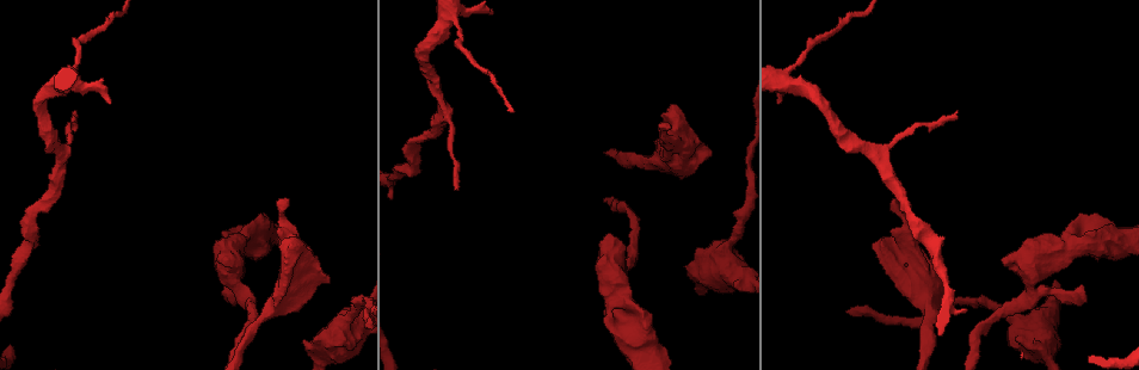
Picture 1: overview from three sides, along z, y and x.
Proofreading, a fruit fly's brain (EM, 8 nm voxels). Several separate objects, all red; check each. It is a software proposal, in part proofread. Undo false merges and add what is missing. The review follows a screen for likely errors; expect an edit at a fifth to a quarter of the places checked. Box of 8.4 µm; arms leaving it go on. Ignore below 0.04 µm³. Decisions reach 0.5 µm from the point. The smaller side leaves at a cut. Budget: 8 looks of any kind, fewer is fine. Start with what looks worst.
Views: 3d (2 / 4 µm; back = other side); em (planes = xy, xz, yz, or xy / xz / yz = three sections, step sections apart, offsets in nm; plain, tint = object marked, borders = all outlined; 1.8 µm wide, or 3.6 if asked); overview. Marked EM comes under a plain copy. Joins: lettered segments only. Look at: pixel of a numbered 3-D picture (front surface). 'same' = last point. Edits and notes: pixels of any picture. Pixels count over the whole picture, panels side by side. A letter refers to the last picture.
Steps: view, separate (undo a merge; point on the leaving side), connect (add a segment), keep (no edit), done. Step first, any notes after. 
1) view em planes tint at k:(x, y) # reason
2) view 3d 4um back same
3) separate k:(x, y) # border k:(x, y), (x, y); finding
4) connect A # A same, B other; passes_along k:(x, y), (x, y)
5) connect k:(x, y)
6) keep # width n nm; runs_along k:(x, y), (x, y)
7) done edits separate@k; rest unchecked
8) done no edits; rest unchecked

view em planes borders at 1:(895, 199) # an open end

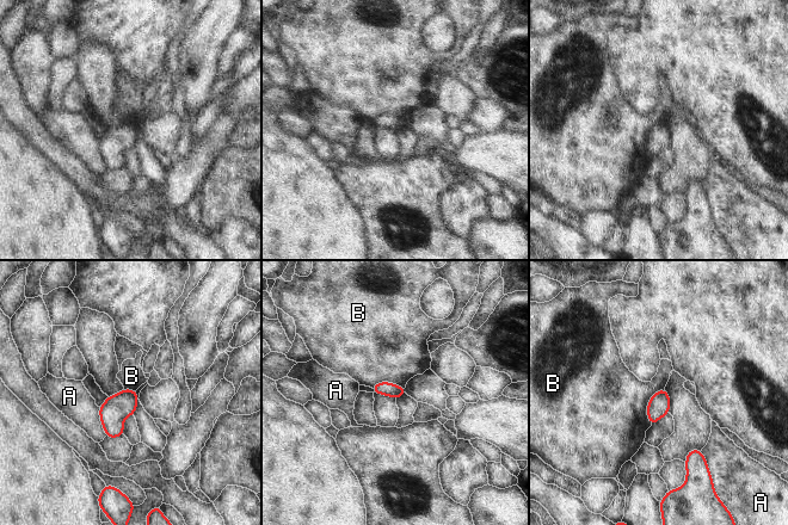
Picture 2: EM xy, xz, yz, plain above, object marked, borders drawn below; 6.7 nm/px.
keep # A other, B other; border 2:(664, 388), (648, 401), (650, 425); no lettered segment goes on from it

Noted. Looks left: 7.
view em planes borders at 1:(110, 104) # free end

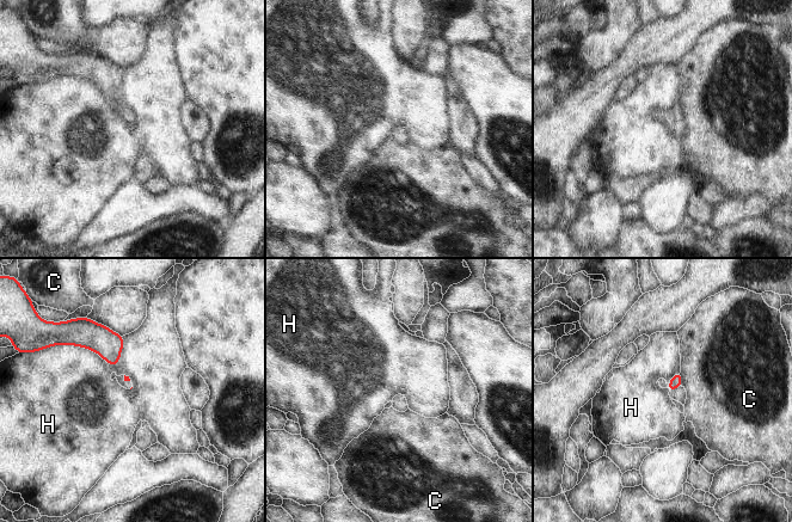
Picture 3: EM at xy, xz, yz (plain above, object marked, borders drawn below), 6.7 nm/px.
keep # C other, H other; border 3:(123, 336), (116, 366), (65, 343); none of them fits

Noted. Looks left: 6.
view 3d 4um at 1:(286, 276) # stops while still wide

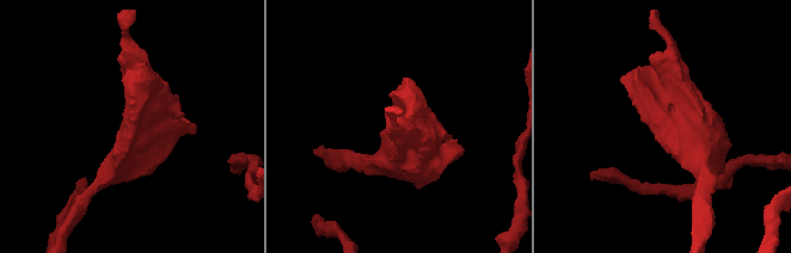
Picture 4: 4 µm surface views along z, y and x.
view em xy step 4 borders at 4:(649, 126) # shape alone is not enough

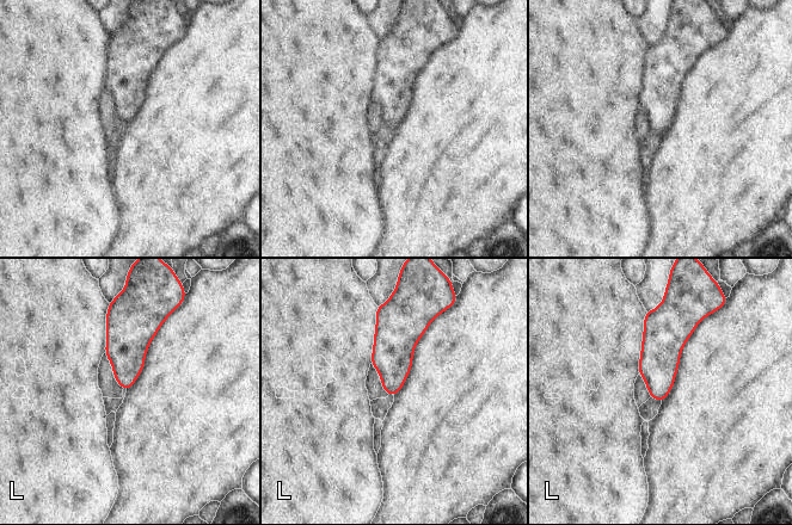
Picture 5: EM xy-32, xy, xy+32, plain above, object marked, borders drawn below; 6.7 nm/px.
view em planes borders same

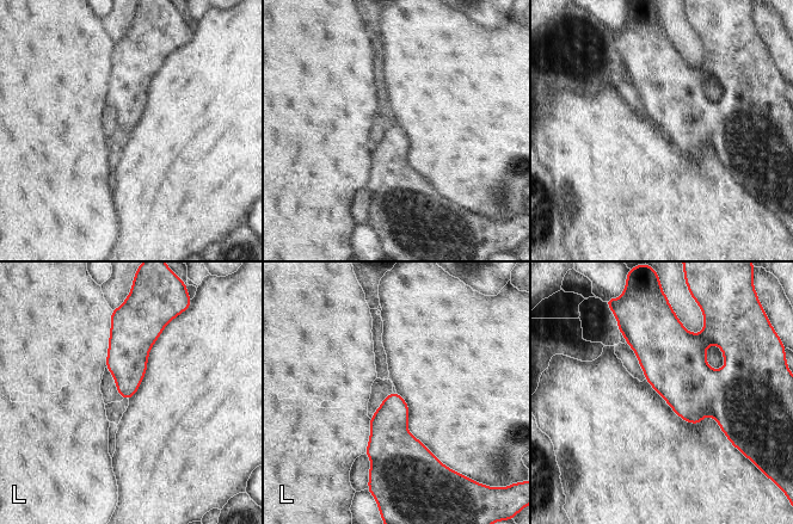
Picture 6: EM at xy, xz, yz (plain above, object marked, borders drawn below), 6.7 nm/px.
keep # L other; border 6:(111, 314), (111, 333), (105, 367); no lettered segment goes on from it

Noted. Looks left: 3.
view 3d 4um at 1:(76, 113) # tapers out

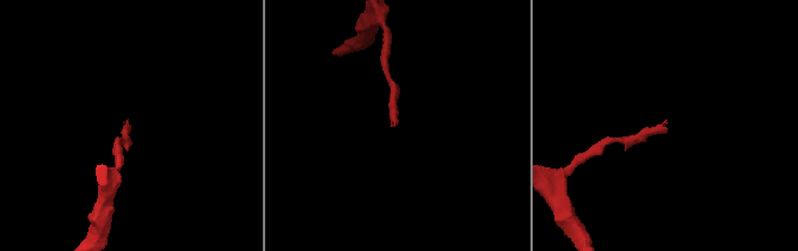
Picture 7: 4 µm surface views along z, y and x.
view em planes borders at 7:(397, 124) # need the tissue

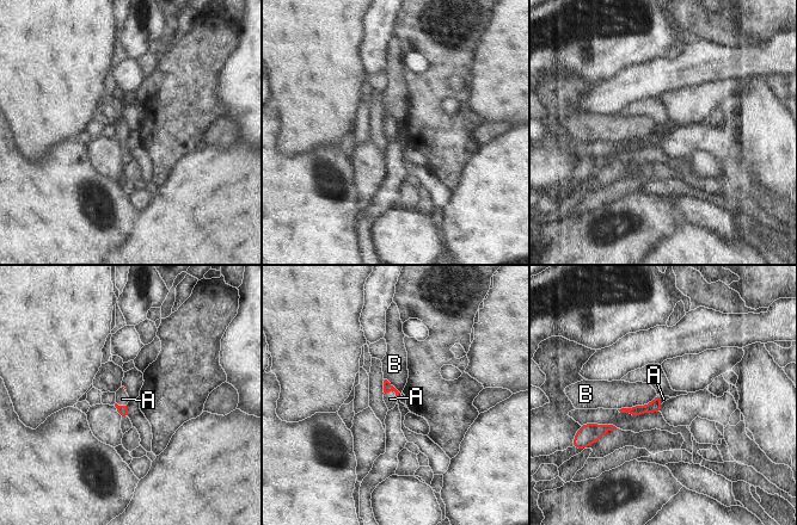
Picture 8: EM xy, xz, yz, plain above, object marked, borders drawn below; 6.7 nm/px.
connect A # A same, B other; passes_along 8:(387, 387), (393, 390), (390, 399); the neuron continues

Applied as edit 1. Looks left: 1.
done edits connect@8; rest unchecked

